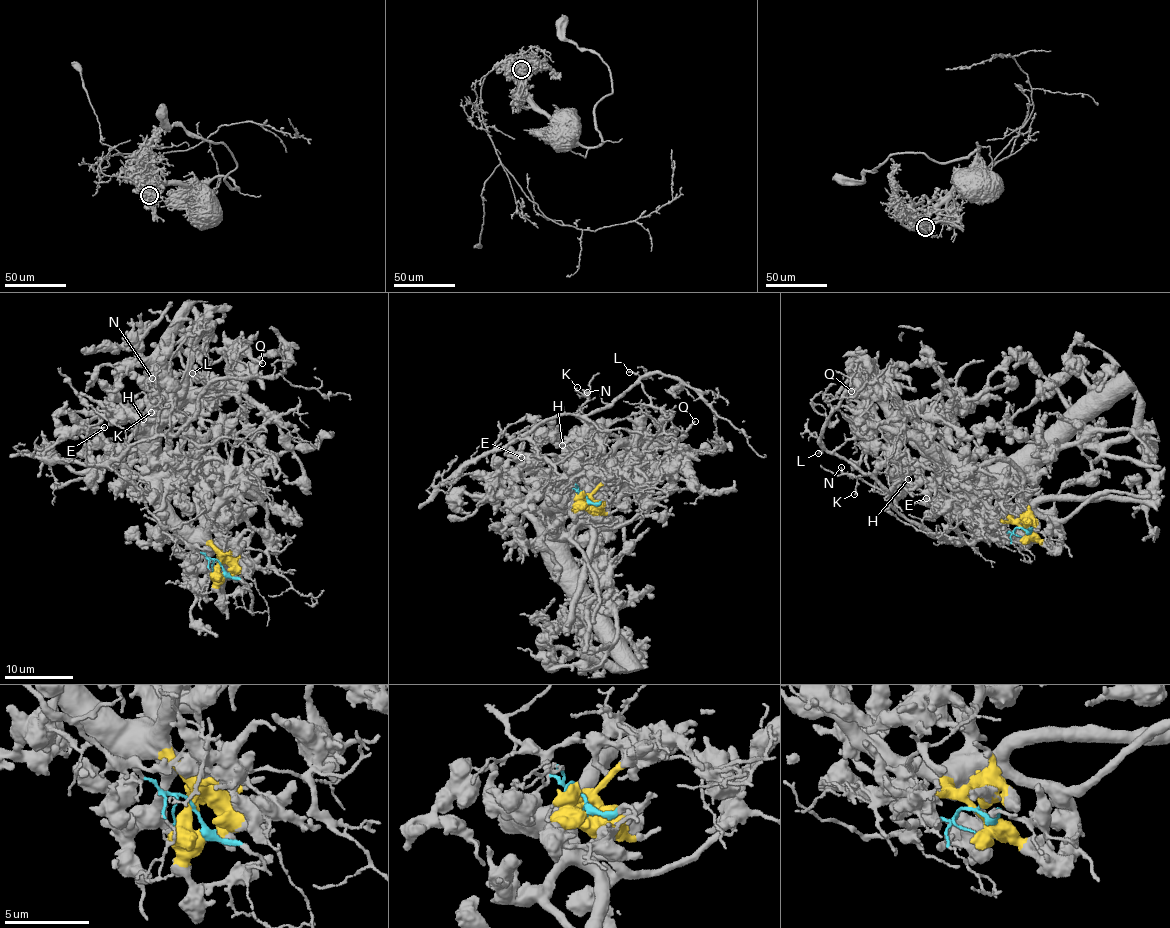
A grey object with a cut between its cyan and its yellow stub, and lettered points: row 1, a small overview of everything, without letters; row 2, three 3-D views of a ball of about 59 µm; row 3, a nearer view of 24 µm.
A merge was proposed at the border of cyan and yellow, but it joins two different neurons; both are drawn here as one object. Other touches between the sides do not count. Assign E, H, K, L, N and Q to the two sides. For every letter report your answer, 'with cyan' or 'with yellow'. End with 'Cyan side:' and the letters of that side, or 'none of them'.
E: with yellow
H: with yellow
K: with cyan
L: with cyan
N: with cyan
Q: with yellow
Cyan side: K, L, N

